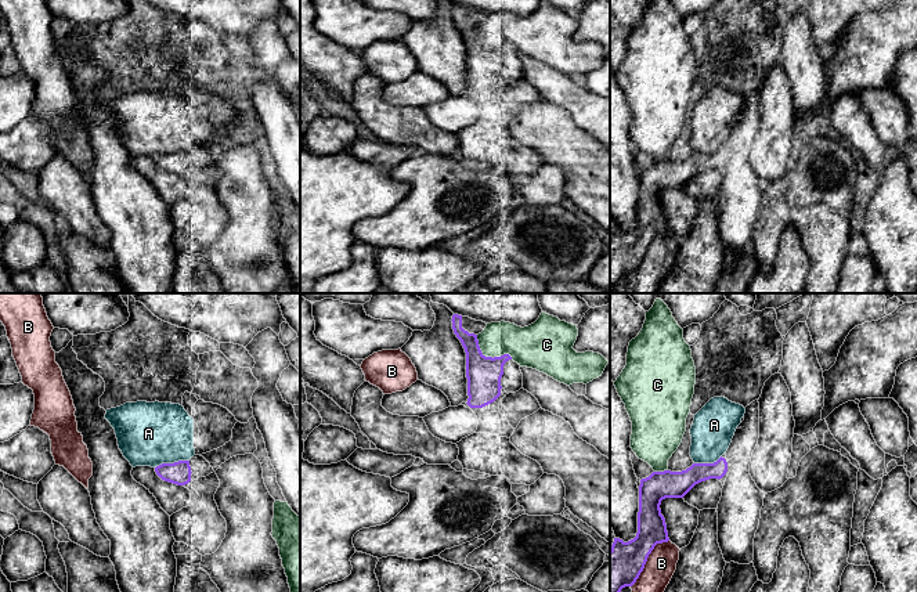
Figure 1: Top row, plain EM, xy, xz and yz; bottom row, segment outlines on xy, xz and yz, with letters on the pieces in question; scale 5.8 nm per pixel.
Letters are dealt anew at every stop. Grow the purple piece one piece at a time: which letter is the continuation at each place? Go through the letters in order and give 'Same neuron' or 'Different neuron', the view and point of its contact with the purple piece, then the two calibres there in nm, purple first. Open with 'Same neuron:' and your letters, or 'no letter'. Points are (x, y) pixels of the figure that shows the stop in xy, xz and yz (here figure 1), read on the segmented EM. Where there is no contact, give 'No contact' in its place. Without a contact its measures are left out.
Same neuron: no letter
A: Different neuron. Touches purple at xy (172, 464). Thickness 130 nm (purple) against 360 nm
B: Different neuron. Touches purple at yz (646, 560). Thickness 240 nm (purple) against 180 nm
C: Different neuron. Touches purple at xz (488, 357). Thickness 200 nm (purple) against 240 nm

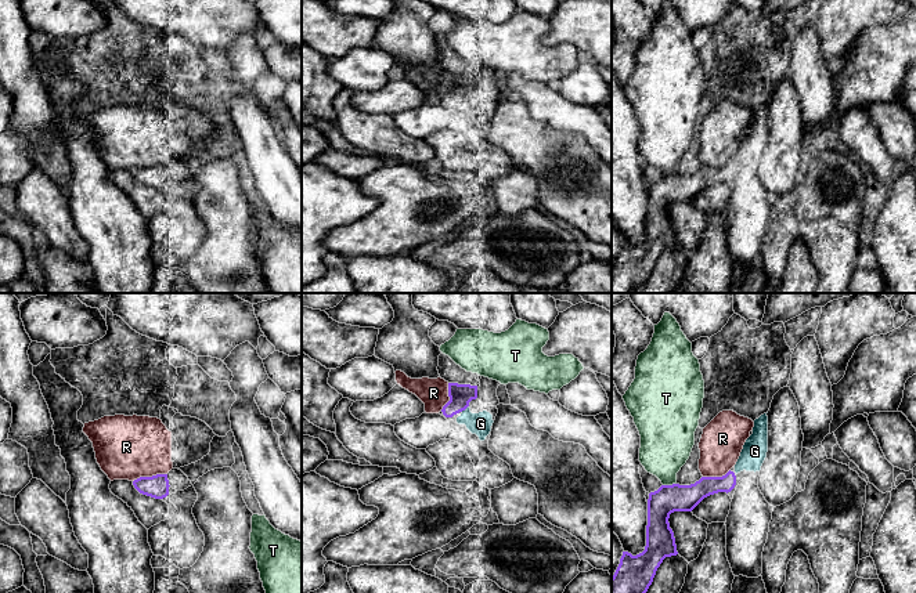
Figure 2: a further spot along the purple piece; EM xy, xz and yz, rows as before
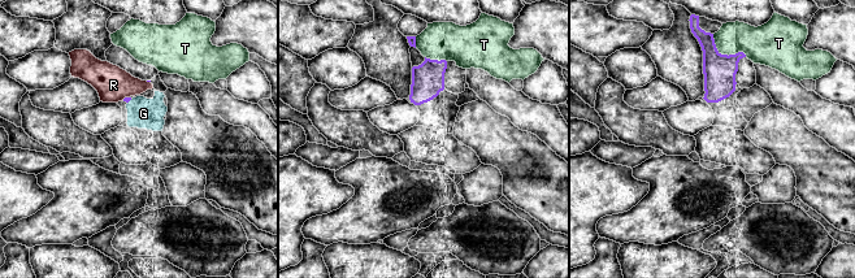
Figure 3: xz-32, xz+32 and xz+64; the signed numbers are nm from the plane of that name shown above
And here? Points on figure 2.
Same neuron: G
G: Same neuron. Touches purple at xz (464, 409). Thickness 130 nm (purple) against 130 nm
R: Different neuron. Touches purple at xy (150, 477). Thickness 130 nm (purple) against 360 nm
T: Different neuron. Touches purple at yz (669, 485). Thickness 160 nm (purple) against 300 nm

